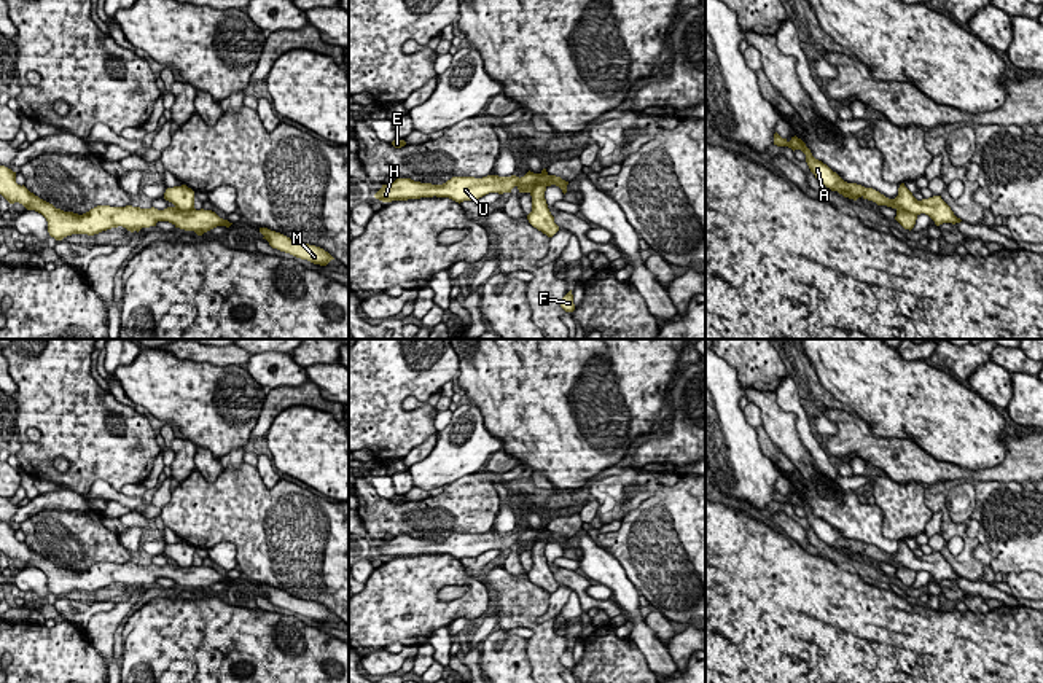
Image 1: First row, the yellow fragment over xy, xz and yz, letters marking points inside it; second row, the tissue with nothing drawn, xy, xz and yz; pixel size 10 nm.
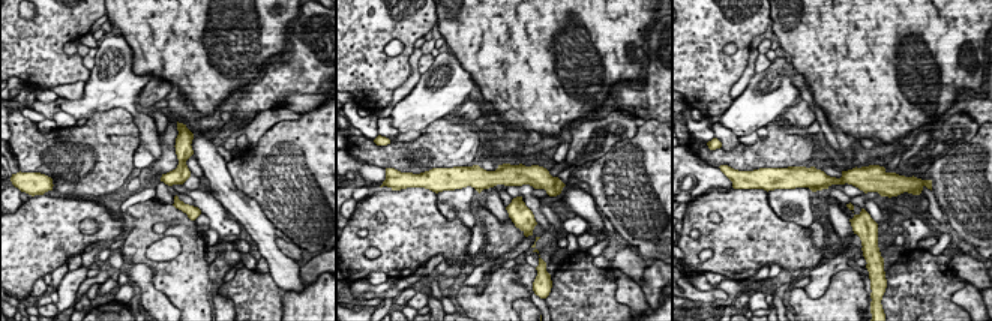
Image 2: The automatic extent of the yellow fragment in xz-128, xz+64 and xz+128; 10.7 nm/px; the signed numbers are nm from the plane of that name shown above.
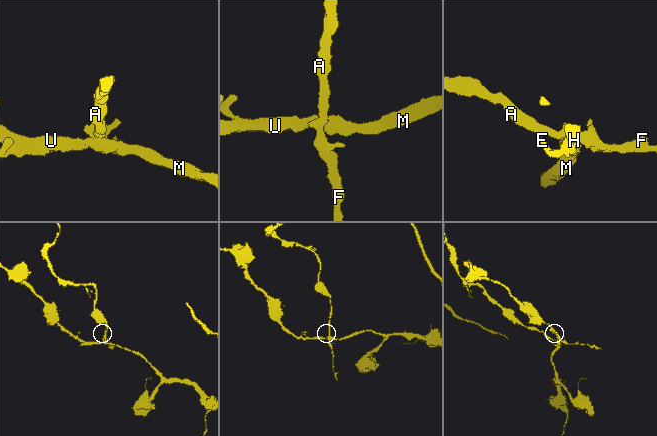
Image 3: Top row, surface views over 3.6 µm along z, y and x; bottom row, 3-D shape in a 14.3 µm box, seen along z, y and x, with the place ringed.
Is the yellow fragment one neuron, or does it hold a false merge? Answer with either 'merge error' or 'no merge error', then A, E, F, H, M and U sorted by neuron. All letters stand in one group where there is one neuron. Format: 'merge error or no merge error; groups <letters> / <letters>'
merge error; groups A F / E H M U

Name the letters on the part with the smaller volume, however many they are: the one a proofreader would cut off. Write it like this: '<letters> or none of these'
A, F

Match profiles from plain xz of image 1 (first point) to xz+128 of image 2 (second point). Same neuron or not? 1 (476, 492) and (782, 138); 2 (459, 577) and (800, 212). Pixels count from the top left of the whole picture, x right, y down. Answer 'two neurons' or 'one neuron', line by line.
1: one neuron
2: two neurons

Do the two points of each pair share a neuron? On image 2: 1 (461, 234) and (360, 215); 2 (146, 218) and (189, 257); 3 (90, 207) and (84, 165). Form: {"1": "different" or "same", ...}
{"1": "same", "2": "same", "3": "different"}

